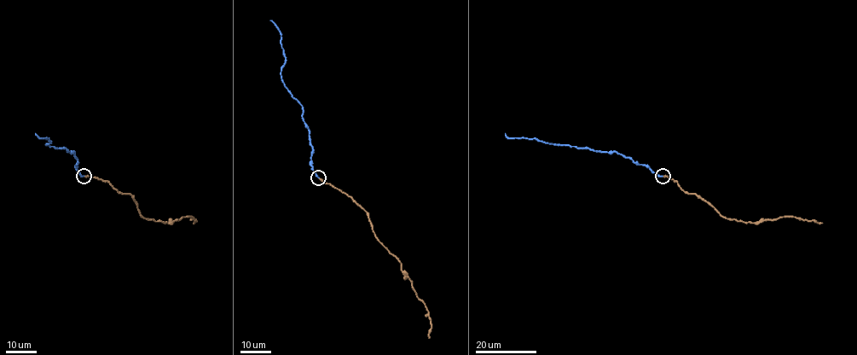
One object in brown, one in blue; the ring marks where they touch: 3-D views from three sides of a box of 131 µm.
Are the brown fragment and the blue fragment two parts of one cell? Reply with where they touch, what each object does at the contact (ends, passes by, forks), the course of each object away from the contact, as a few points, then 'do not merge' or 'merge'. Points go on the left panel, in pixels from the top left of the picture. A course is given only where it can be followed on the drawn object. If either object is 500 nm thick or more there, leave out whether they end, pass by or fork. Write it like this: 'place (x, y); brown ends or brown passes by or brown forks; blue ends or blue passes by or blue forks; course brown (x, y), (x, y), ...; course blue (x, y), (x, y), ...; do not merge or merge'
place (83, 176); brown ends; blue ends; course brown (83, 176), (106, 180), (118, 192), (130, 193), (142, 217), (166, 223), (192, 217), (196, 220), (194, 223); course blue (83, 176), (76, 168), (78, 160), (73, 151), (46, 144), (50, 142), (35, 133); do not merge

